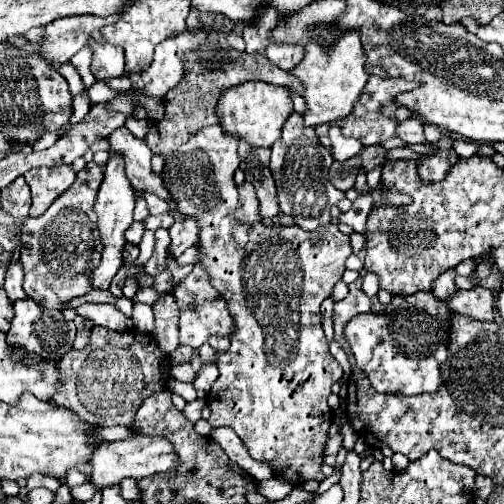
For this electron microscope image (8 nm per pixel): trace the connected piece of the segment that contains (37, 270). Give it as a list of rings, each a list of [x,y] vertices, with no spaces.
[[[91,161],[77,173],[75,185],[55,199],[41,217],[25,219],[21,235],[21,265],[25,271],[23,289],[43,307],[61,309],[63,303],[91,291],[89,275],[99,265],[103,251],[97,231],[97,217],[93,211],[93,201],[101,181],[103,169]]]

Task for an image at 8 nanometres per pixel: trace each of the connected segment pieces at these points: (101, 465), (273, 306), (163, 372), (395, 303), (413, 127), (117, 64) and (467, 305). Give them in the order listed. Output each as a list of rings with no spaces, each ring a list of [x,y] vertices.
[[[135,435],[135,437],[121,439],[121,441],[103,441],[103,445],[99,445],[99,449],[95,449],[95,453],[91,455],[91,477],[89,477],[89,481],[97,489],[103,489],[107,485],[117,485],[125,477],[143,479],[143,477],[149,477],[155,473],[169,471],[171,467],[177,465],[177,461],[179,461],[179,457],[175,455],[171,443],[163,437]]]
[[[221,125],[203,127],[185,145],[181,145],[171,157],[165,159],[161,171],[163,183],[177,203],[181,217],[195,217],[199,221],[199,241],[195,247],[201,251],[199,263],[211,277],[211,285],[227,301],[233,317],[235,333],[231,333],[229,349],[217,351],[219,379],[211,385],[211,397],[207,405],[211,409],[211,427],[231,427],[245,443],[249,455],[255,461],[267,463],[273,475],[289,481],[293,487],[301,487],[305,481],[323,481],[323,447],[327,431],[333,421],[327,397],[331,395],[333,383],[341,381],[343,369],[329,353],[325,333],[321,329],[321,303],[331,295],[333,285],[341,281],[345,261],[351,255],[349,237],[343,235],[337,225],[321,225],[315,231],[305,231],[297,225],[241,225],[235,221],[237,207],[237,185],[233,175],[239,167],[237,137],[227,135]]]
[[[95,325],[91,331],[91,341],[85,349],[71,349],[59,363],[59,373],[63,373],[63,381],[59,381],[59,389],[53,393],[53,401],[69,407],[71,411],[79,413],[91,425],[123,425],[131,427],[133,415],[141,407],[141,403],[153,395],[155,391],[167,389],[167,381],[171,377],[169,357],[159,351],[155,339],[151,335],[139,333],[135,329],[119,333],[113,329],[105,329]]]
[[[419,291],[409,297],[393,297],[385,315],[359,315],[345,327],[345,337],[351,345],[357,365],[367,373],[371,385],[379,393],[403,393],[417,395],[425,391],[435,391],[441,385],[439,365],[447,361],[449,345],[447,345],[447,329],[449,329],[451,309],[445,301],[439,301],[431,295],[431,291]]]
[[[415,117],[401,121],[397,125],[397,137],[403,139],[405,143],[421,143],[423,141],[423,123]]]
[[[95,39],[87,43],[87,47],[93,49],[93,61],[91,61],[91,71],[95,79],[111,79],[111,77],[121,77],[125,71],[125,59],[123,59],[123,49],[111,45],[111,43],[97,43]]]
[[[475,287],[475,289],[457,289],[455,295],[445,299],[449,303],[449,307],[455,313],[463,313],[469,315],[471,319],[479,319],[479,321],[493,321],[495,319],[495,307],[493,307],[493,293],[489,289],[483,287]]]

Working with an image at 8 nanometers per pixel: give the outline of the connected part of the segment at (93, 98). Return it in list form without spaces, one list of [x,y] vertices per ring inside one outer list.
[[[96,81],[88,90],[90,101],[94,104],[107,102],[120,93],[109,88],[103,81]]]

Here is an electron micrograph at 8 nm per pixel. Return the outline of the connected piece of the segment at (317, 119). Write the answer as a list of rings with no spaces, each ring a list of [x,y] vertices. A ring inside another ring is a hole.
[[[347,31],[329,51],[323,51],[323,47],[315,41],[309,41],[305,45],[303,61],[295,69],[291,69],[291,73],[297,75],[305,87],[305,125],[317,127],[321,123],[331,123],[335,119],[347,117],[353,111],[353,105],[355,101],[359,101],[359,95],[369,79],[369,75],[365,73],[365,59],[367,57],[363,53],[357,31]]]

